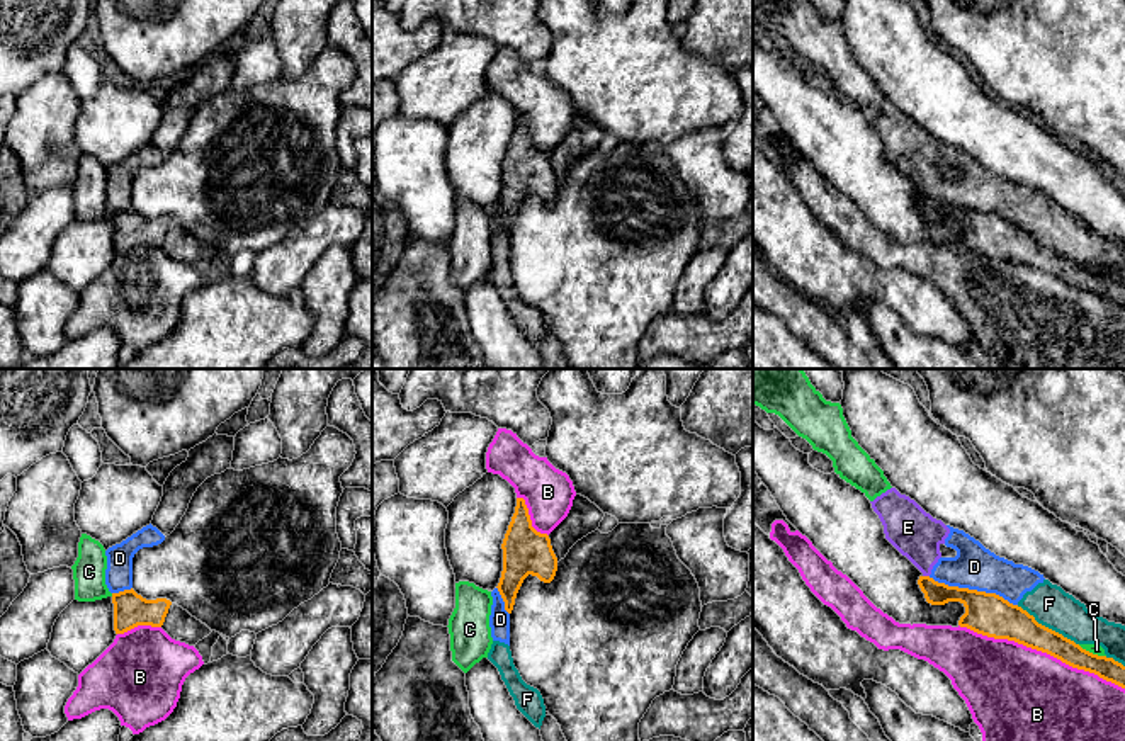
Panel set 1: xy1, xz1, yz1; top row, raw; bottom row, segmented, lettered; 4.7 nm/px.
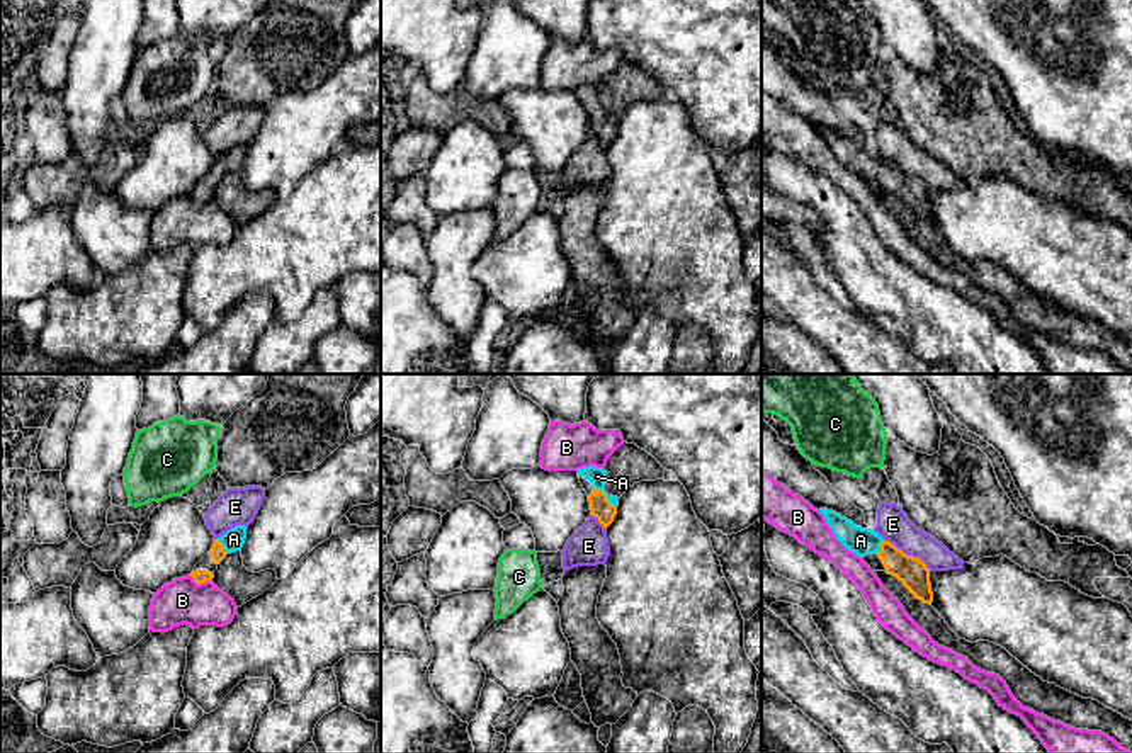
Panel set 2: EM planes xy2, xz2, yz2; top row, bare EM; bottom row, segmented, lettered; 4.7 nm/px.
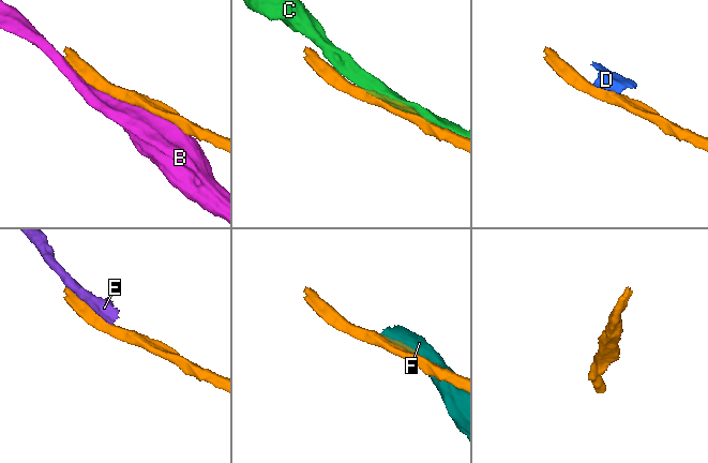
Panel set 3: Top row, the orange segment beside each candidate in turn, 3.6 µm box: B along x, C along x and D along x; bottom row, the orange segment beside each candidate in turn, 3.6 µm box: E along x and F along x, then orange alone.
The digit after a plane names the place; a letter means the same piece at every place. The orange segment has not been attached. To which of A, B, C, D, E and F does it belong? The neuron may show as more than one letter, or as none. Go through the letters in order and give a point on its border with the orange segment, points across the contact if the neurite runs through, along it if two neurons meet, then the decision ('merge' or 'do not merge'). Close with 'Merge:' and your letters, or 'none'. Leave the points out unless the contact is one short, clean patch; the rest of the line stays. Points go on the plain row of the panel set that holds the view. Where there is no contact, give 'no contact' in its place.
A: meets orange in xz2 at (605, 116); runs through xz2 (602, 128), (605, 116), (597, 96); merge
B: meets orange in yz1 at (1042, 271); do not merge
C: meets orange in yz1 at (1091, 272); do not merge
D: meets orange in yz1 at (972, 209); border along yz1 (928, 196), (949, 204), (994, 211), (1017, 225); do not merge
E: meets orange in yz2 at (906, 174); do not merge
F: meets orange in yz1 at (1047, 247); do not merge
Merge: A

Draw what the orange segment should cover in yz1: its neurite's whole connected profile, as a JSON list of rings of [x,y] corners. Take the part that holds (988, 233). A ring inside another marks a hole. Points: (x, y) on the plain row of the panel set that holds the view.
[[[919,195],[918,204],[931,224],[960,221],[965,233],[958,245],[977,253],[1008,258],[1026,267],[1047,272],[1062,282],[1098,294],[1125,308],[1125,286],[1113,277],[1098,275],[1083,269],[1074,260],[1038,243],[1033,235],[1018,224],[1009,223],[996,212],[948,206],[930,195]]]

